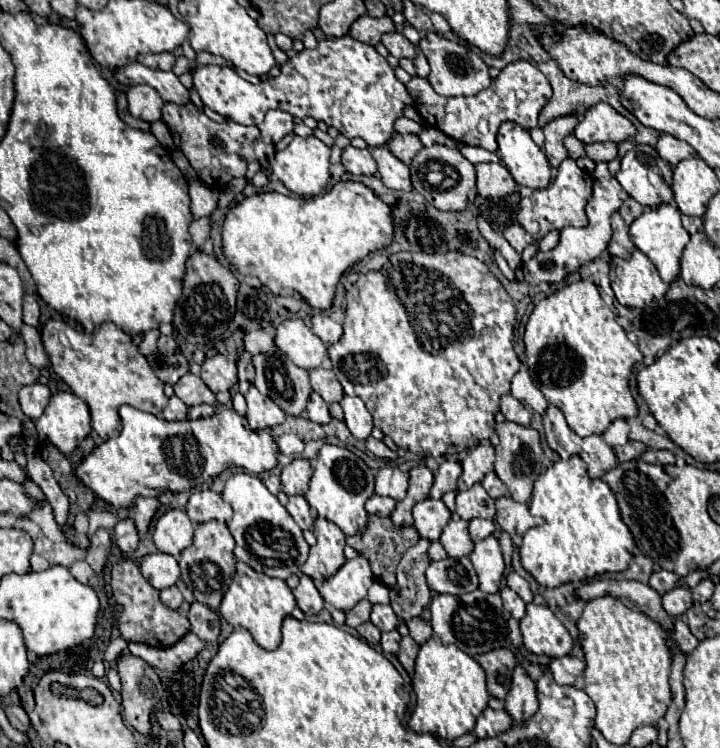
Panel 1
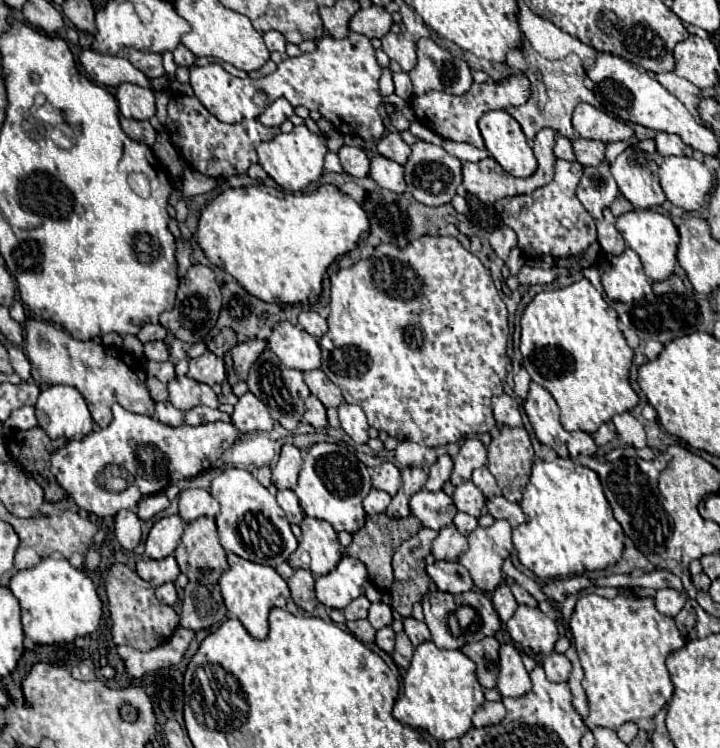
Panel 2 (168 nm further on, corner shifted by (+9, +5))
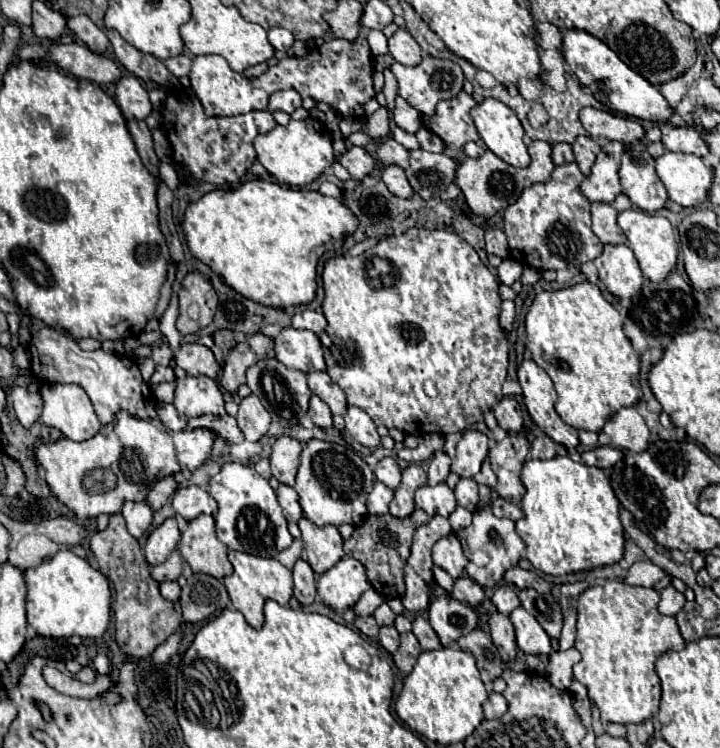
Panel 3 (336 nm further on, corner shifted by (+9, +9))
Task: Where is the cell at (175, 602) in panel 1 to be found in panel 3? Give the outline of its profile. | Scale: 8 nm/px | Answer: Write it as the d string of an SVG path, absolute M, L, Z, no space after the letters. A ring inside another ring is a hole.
M170 581L170 583L162 583L160 585L160 593L164 599L168 601L178 601L180 597L180 585L176 581Z

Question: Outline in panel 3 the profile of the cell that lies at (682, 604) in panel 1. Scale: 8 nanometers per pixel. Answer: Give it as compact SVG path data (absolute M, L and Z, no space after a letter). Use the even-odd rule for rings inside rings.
M668 585L666 589L660 591L660 603L658 603L658 611L662 615L676 615L686 603L686 597L676 591L672 585Z

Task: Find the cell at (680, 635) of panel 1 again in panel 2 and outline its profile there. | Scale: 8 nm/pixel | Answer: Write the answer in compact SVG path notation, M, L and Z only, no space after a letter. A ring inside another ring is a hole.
M588 593L578 599L572 619L570 619L570 631L574 635L576 651L584 669L584 689L588 695L590 715L586 719L586 725L590 729L594 727L608 727L618 729L620 725L638 719L652 719L670 699L674 693L674 685L666 671L666 657L678 649L684 647L684 639L676 629L676 623L672 617L660 615L654 607L652 597L626 597L618 595L614 599L598 597L596 593ZM628 607L636 607L636 613L630 613Z

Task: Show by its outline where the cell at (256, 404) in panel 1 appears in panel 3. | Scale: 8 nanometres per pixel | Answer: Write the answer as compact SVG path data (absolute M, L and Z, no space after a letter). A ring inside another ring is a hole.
M248 395L240 401L240 409L238 409L238 427L244 433L244 437L248 441L256 441L262 435L266 435L268 427L270 427L270 413L264 409L264 405L260 403L260 399L256 395Z

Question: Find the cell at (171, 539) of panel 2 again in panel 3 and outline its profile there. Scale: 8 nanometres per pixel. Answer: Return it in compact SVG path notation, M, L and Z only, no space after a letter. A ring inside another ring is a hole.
M168 517L160 527L156 527L144 545L144 557L150 565L164 563L168 555L176 549L180 541L180 529L174 517Z

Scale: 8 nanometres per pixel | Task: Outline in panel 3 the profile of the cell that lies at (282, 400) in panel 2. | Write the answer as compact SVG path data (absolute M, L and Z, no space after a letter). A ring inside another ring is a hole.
M262 359L256 365L252 365L246 373L248 377L248 387L252 389L258 399L262 399L262 405L266 411L270 411L270 417L282 425L296 425L308 411L308 401L310 401L310 389L306 385L306 375L302 371L292 371L284 367L278 359Z

